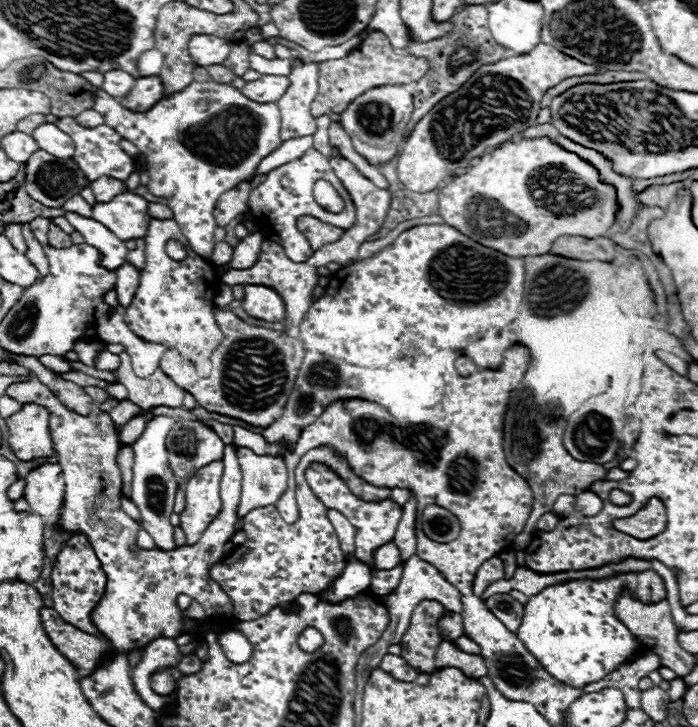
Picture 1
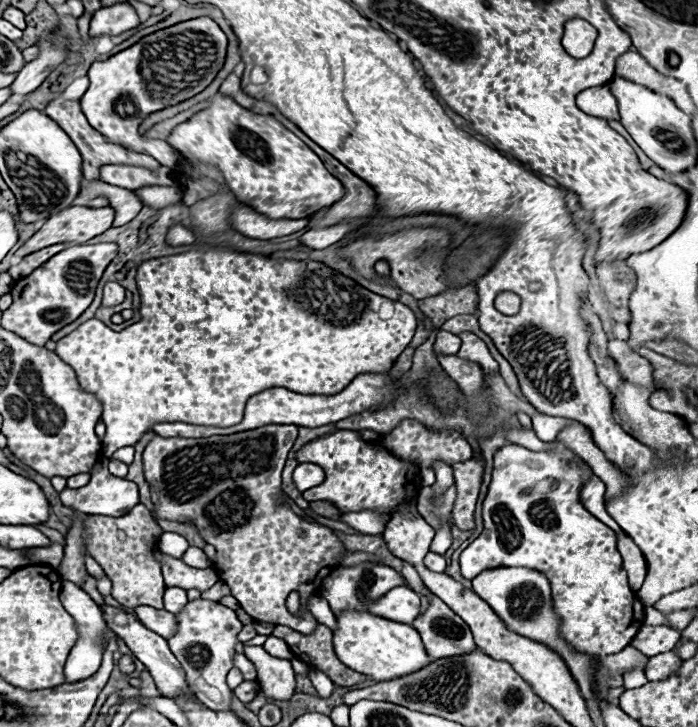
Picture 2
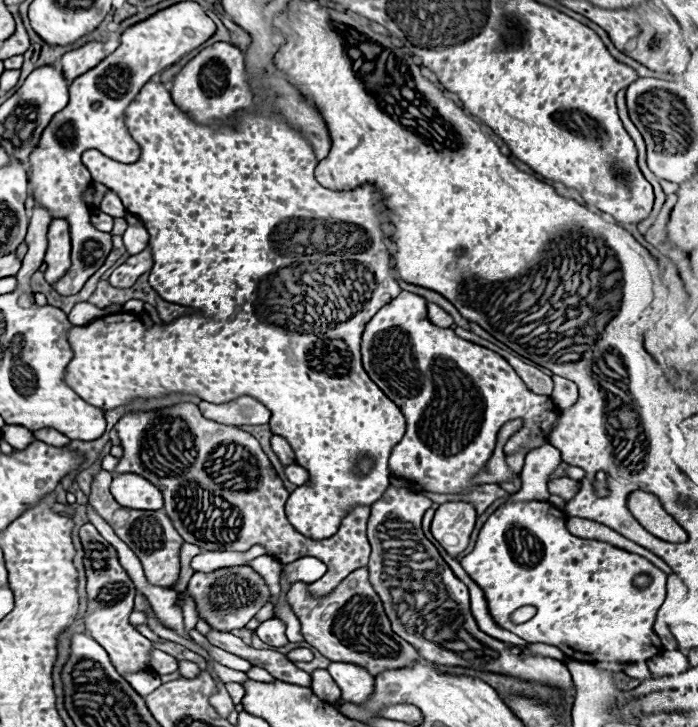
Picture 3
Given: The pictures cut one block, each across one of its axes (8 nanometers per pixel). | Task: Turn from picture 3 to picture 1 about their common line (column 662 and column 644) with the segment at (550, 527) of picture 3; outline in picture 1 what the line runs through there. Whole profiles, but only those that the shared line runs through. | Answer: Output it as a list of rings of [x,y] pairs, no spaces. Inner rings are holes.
[[[654,570],[548,586],[540,594],[528,598],[516,636],[556,680],[568,682],[570,686],[596,682],[616,670],[616,666],[622,666],[632,654],[642,652],[642,646],[632,638],[630,630],[614,616],[612,606],[622,586],[628,586],[642,602],[656,602],[666,596],[664,582]]]

